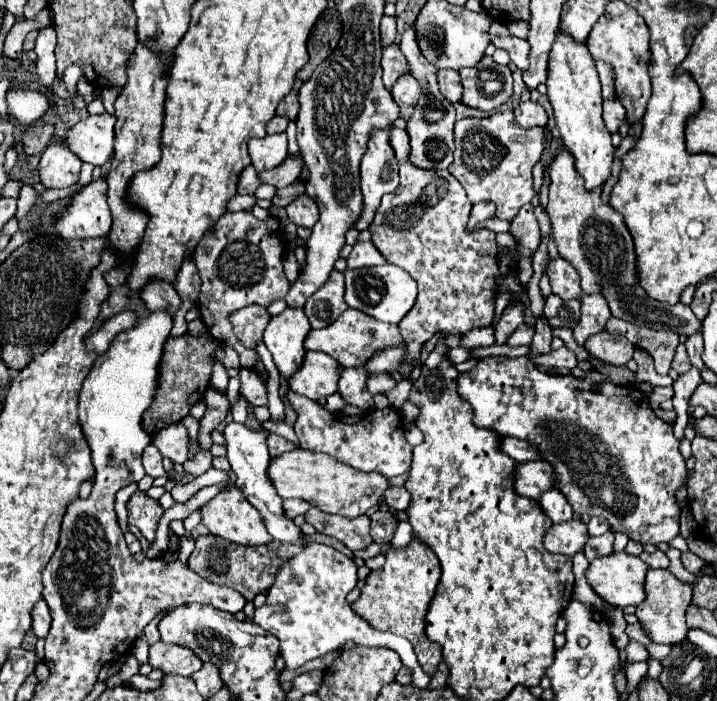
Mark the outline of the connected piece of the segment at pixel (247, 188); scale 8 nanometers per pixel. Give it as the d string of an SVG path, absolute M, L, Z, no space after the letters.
M246 166L244 172L242 172L240 178L238 178L238 188L236 188L236 192L238 192L238 194L254 194L258 186L260 186L258 172L256 172L252 166Z

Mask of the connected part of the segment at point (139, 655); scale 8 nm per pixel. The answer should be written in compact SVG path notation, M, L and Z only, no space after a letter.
M141 632L133 643L132 654L140 664L148 662L149 644L144 632Z

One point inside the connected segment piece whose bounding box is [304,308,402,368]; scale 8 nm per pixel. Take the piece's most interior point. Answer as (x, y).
(354, 337)

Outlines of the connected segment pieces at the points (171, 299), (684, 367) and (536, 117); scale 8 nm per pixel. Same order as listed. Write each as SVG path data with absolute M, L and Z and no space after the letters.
M150 280L150 284L142 288L140 298L148 310L168 310L170 314L174 314L180 306L180 298L174 286L166 284L166 280Z
M680 344L680 348L678 348L676 354L674 354L674 360L672 360L672 370L676 370L678 374L684 374L684 372L688 372L690 368L692 368L692 364L690 364L690 360L688 360L688 354L686 354L684 346Z
M522 102L514 108L514 116L522 128L534 128L534 126L546 126L548 114L544 108L536 102Z

